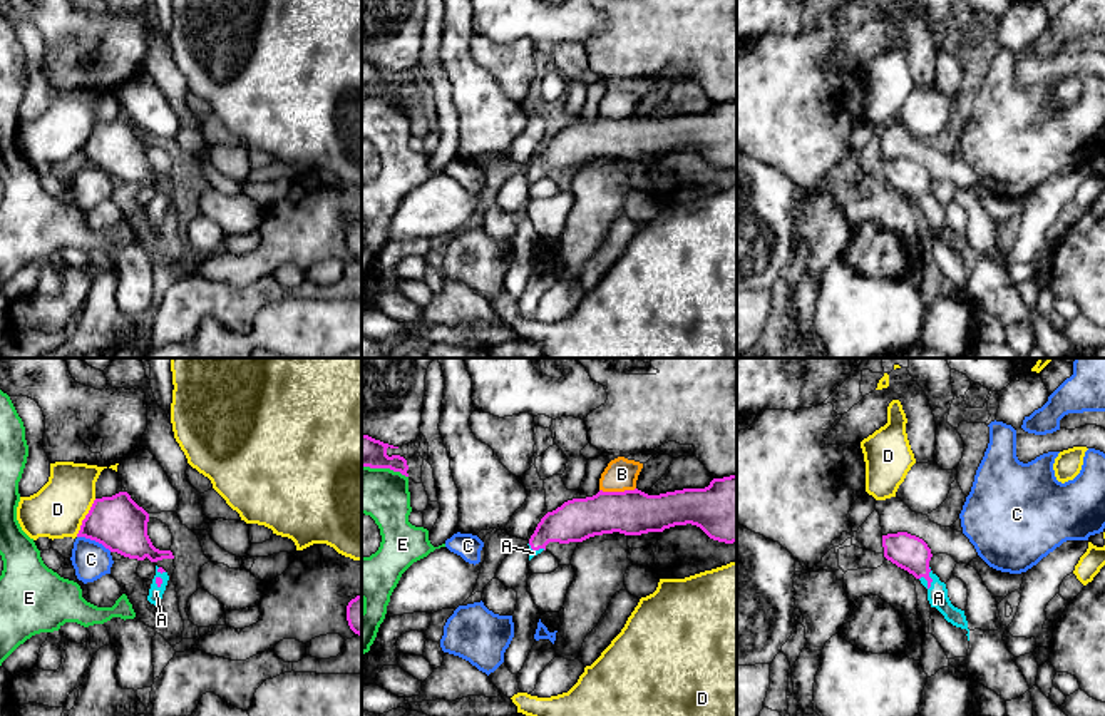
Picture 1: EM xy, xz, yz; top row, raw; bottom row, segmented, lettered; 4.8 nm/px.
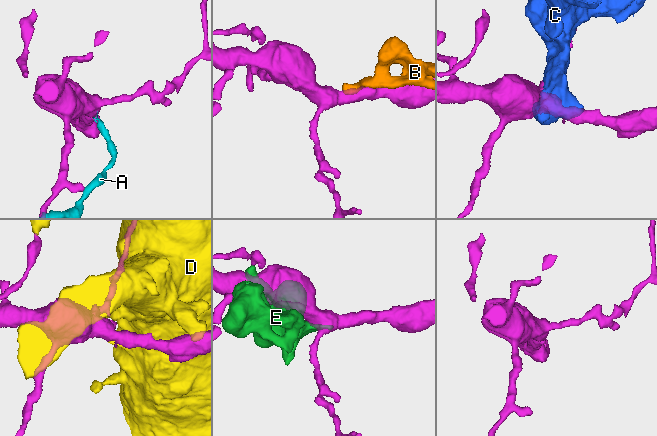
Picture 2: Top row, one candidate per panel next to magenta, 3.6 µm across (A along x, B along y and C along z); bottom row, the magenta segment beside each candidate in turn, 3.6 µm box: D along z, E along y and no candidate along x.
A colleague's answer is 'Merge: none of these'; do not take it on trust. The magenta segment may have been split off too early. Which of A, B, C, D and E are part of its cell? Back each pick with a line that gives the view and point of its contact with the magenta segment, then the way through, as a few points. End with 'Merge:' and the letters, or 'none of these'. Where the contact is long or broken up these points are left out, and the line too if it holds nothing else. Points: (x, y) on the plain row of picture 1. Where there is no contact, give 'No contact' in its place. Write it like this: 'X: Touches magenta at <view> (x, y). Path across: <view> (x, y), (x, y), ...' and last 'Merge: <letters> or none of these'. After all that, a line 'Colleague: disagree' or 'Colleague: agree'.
A: Touches magenta at yz (931, 204). Path across: yz (909, 178), (931, 204), (938, 223)
Merge: A
Colleague: disagree

